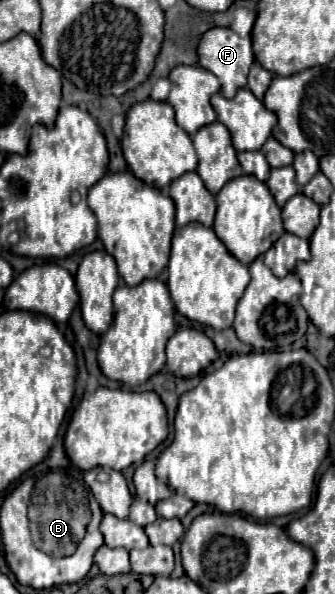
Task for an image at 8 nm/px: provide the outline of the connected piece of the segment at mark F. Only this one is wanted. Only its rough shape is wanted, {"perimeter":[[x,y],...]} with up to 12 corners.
{"perimeter":[[214,27],[198,45],[200,65],[224,97],[246,87],[250,37]]}

